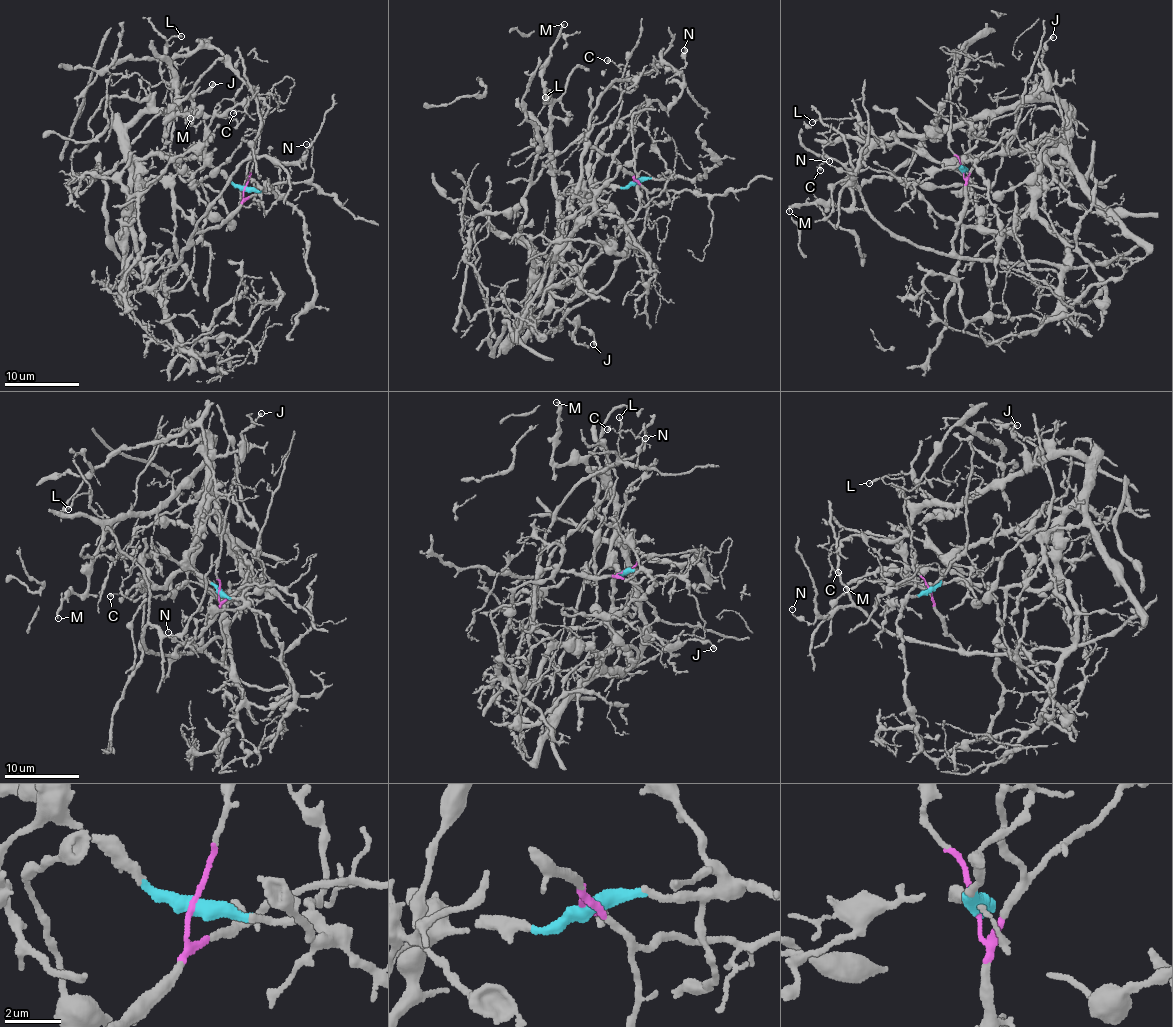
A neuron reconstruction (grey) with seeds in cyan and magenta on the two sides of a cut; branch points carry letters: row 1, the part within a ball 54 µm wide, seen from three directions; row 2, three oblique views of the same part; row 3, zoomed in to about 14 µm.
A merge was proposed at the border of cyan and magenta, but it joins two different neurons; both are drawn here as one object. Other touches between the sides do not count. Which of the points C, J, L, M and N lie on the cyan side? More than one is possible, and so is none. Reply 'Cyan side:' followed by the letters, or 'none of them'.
Cyan side: J, L, M

